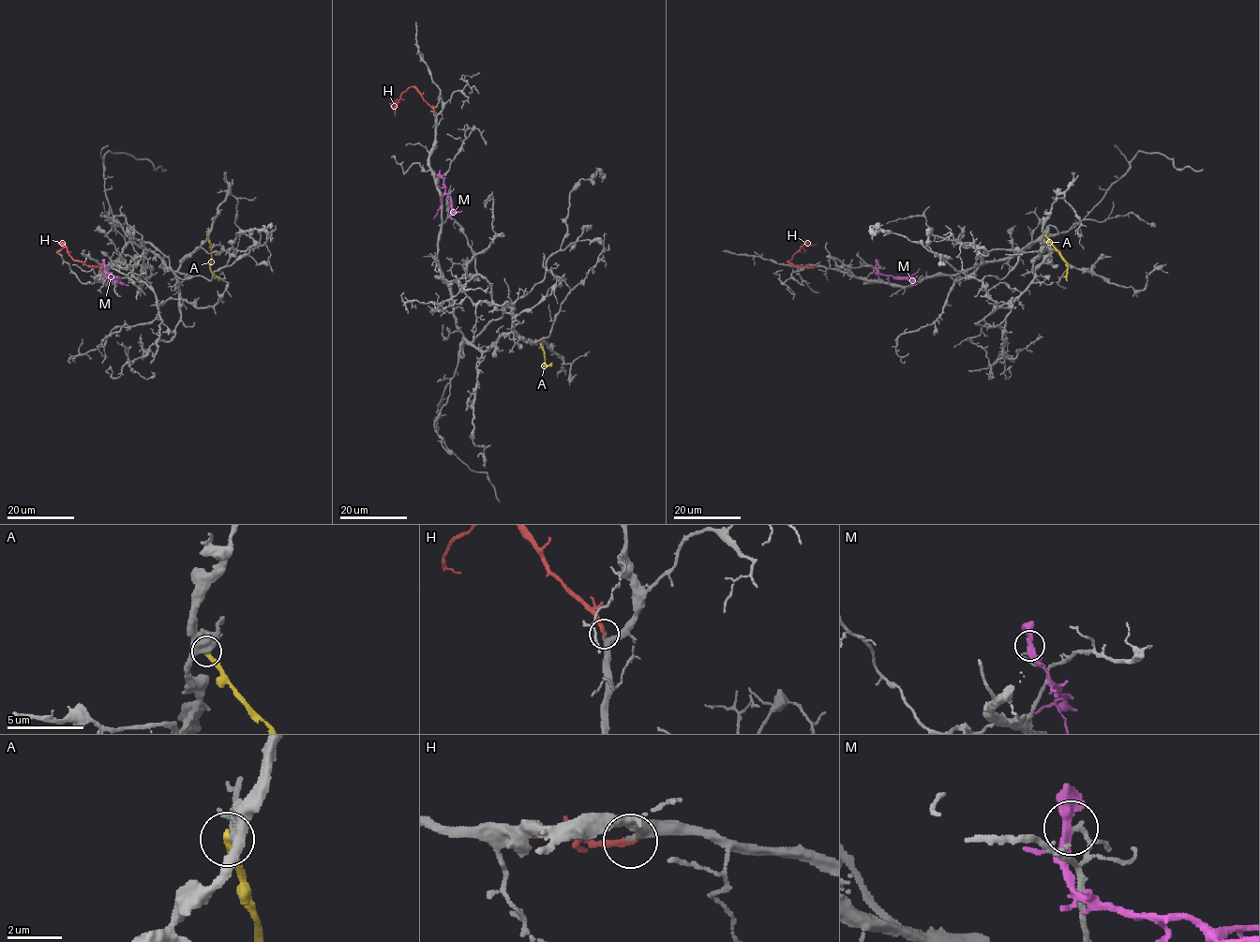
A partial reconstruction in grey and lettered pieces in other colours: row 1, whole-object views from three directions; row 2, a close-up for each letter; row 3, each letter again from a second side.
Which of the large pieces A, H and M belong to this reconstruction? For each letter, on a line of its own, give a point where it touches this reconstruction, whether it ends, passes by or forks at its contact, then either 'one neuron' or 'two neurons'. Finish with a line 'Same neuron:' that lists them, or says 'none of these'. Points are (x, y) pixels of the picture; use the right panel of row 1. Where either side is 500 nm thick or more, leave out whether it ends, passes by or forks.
A: (1045, 235) | two neurons
H: (814, 267) | it ends | one neuron
M: (877, 264) | it passes by | two neurons
Same neuron: H

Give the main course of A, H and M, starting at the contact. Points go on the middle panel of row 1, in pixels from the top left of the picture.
A: (540, 344), (544, 366), (551, 366)
H: (435, 112), (419, 93), (409, 87), (401, 94), (395, 115)
M: (437, 175), (443, 179), (452, 211), (462, 211)

